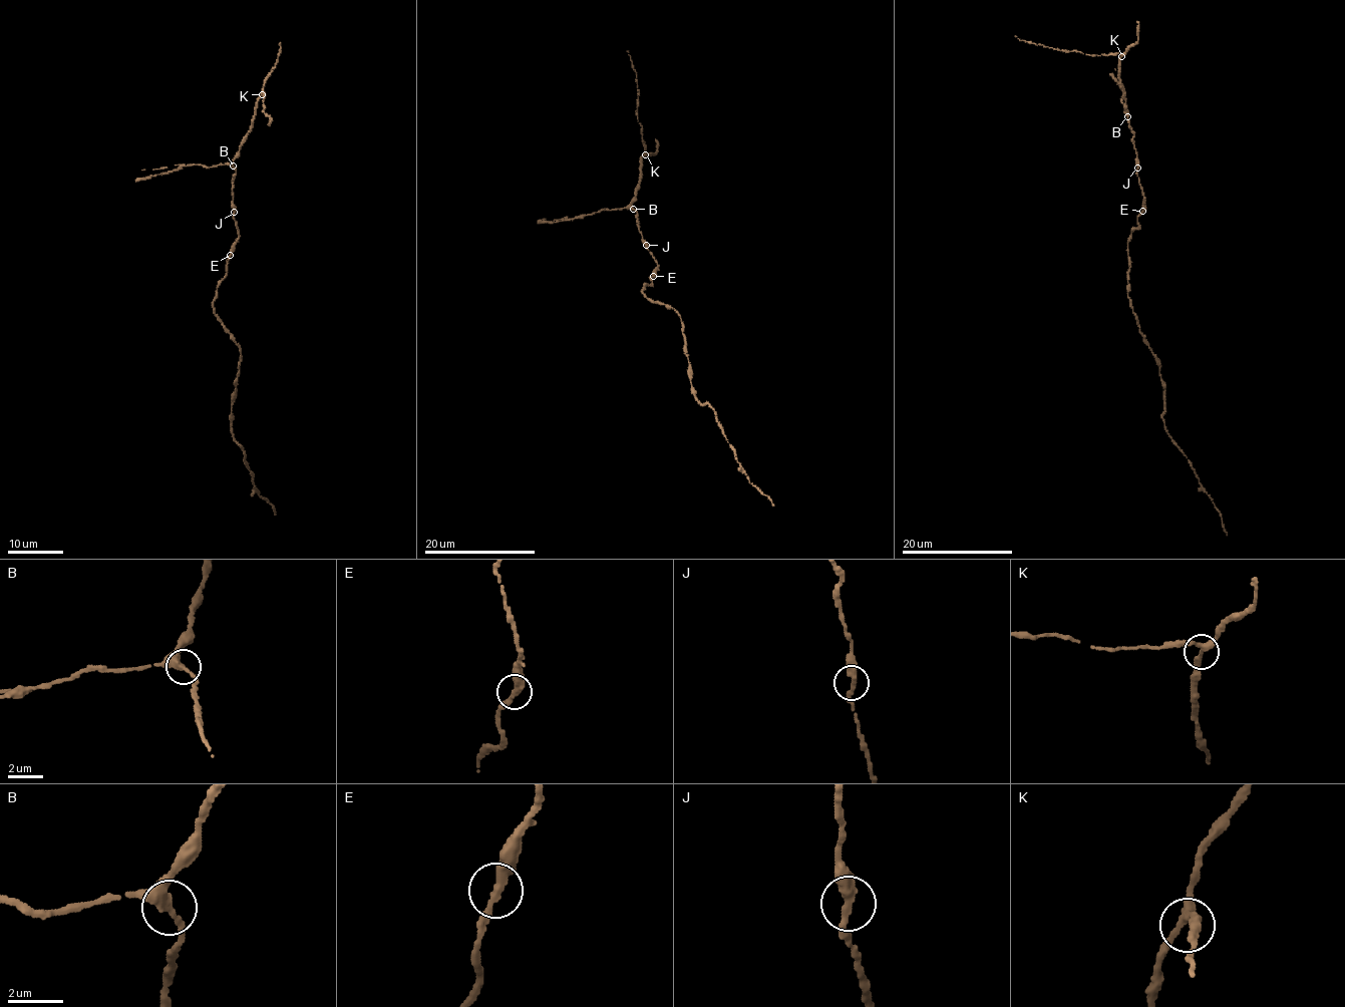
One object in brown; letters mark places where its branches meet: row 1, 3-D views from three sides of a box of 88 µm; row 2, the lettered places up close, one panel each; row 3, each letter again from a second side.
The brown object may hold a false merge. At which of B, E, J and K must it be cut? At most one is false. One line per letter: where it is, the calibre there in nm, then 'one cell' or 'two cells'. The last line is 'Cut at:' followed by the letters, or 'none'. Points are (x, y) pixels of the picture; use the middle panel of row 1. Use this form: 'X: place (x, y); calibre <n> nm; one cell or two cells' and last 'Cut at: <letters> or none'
B: place (633, 209); calibre 360 nm; one cell
E: place (653, 276); calibre 340 nm; one cell
J: place (646, 245); calibre 320 nm; one cell
K: place (645, 154); calibre 280 nm; one cell
Cut at: none

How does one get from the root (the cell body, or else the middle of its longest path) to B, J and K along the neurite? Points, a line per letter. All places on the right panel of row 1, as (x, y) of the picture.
B: (1131, 230), (1138, 227), (1137, 216), (1142, 212), (1143, 193), (1137, 176), (1134, 132), (1127, 116)
J: (1131, 230), (1138, 227), (1137, 216), (1142, 212), (1143, 199), (1137, 168)
K: (1131, 230), (1138, 227), (1143, 193), (1137, 176), (1134, 132), (1129, 126), (1119, 79), (1121, 56)

